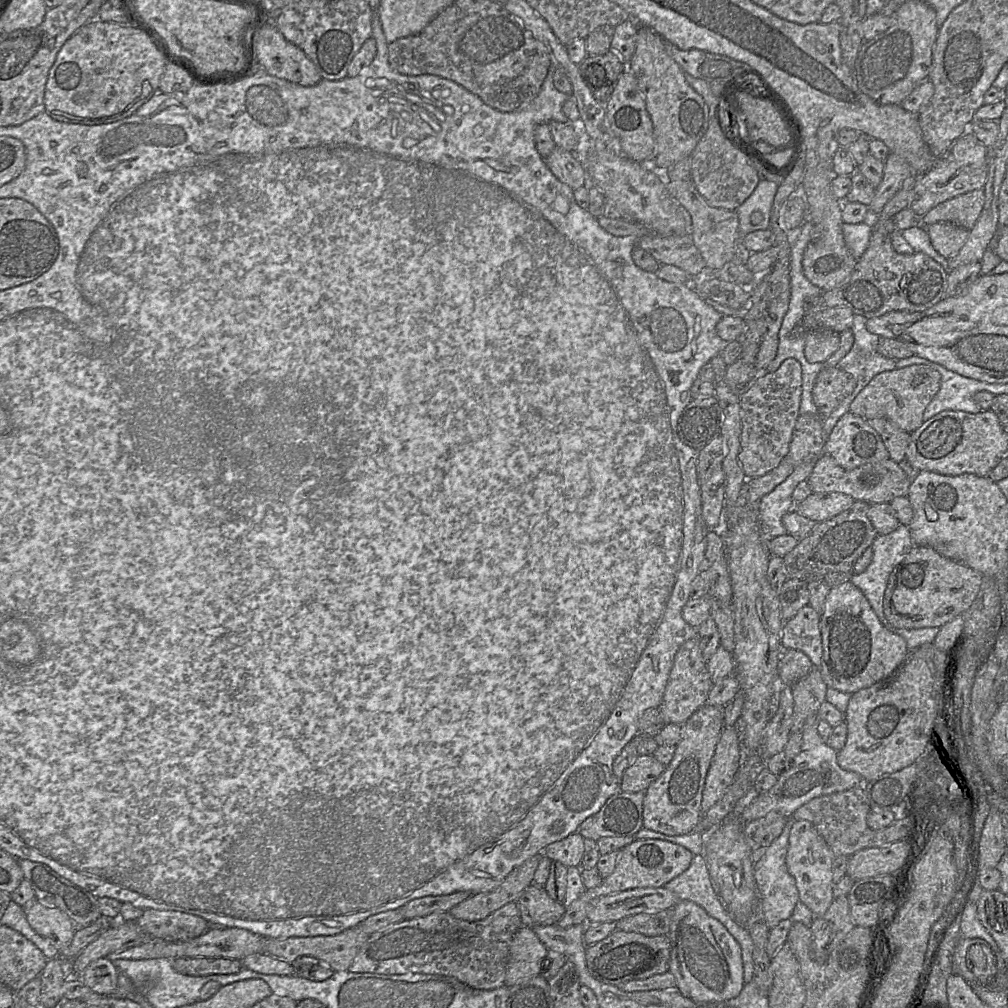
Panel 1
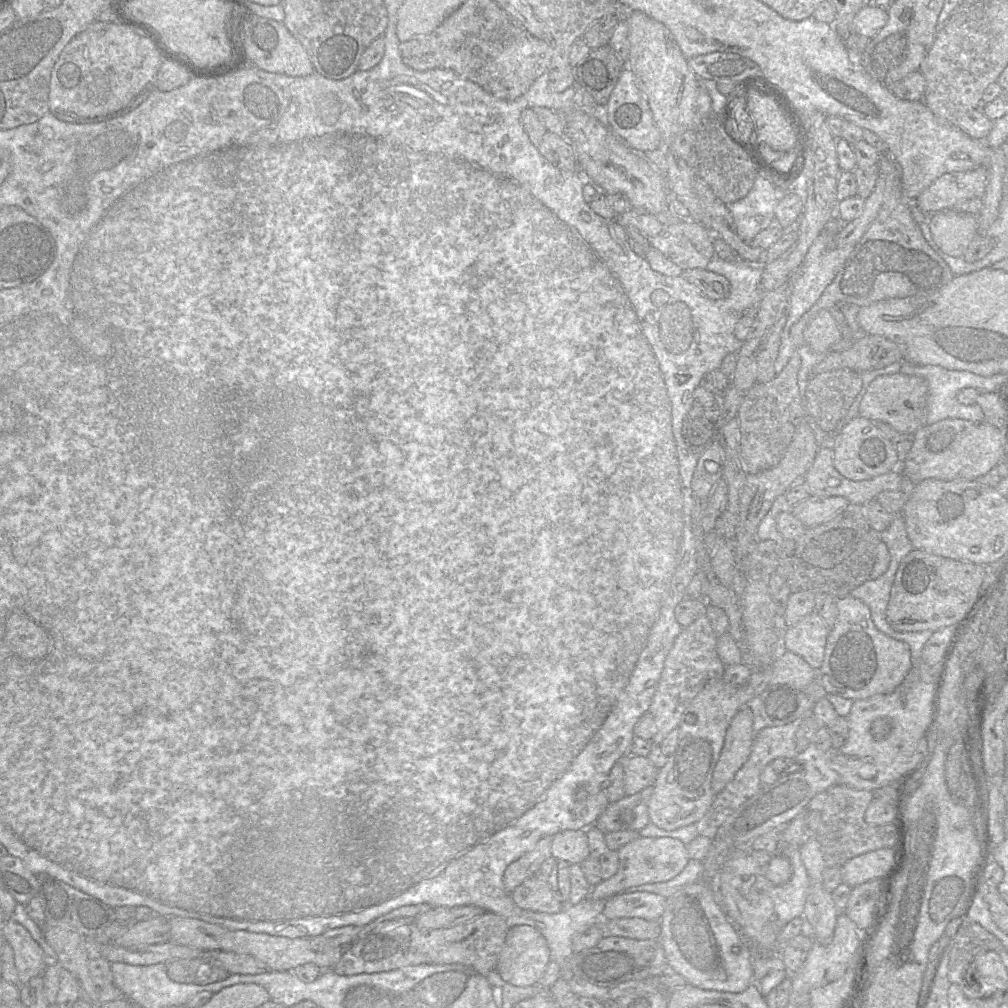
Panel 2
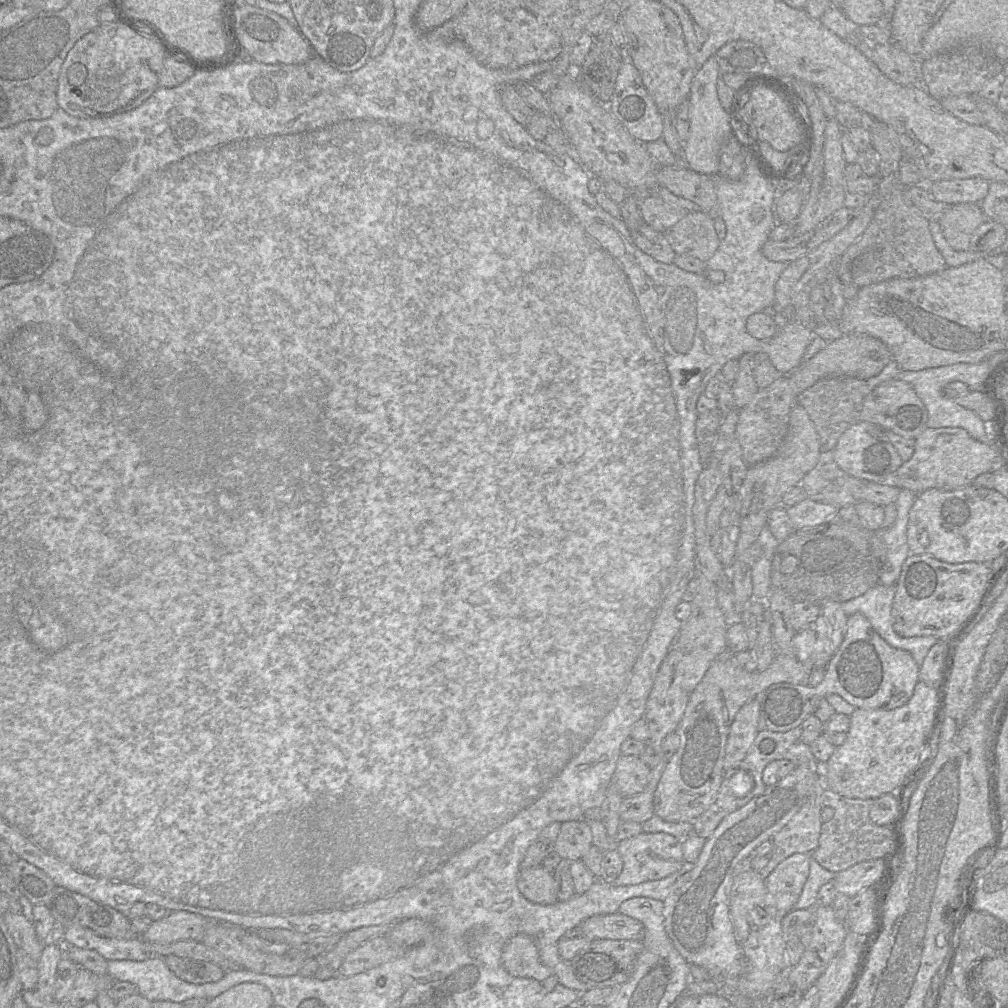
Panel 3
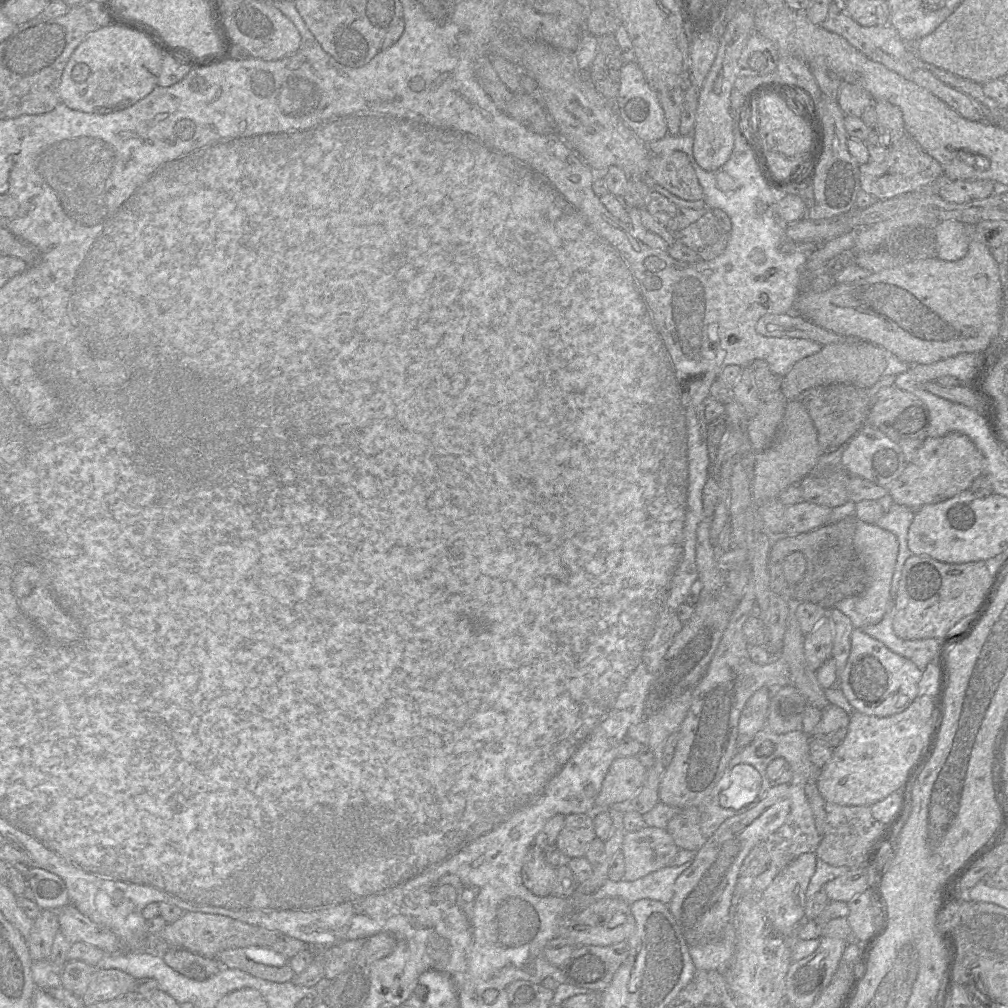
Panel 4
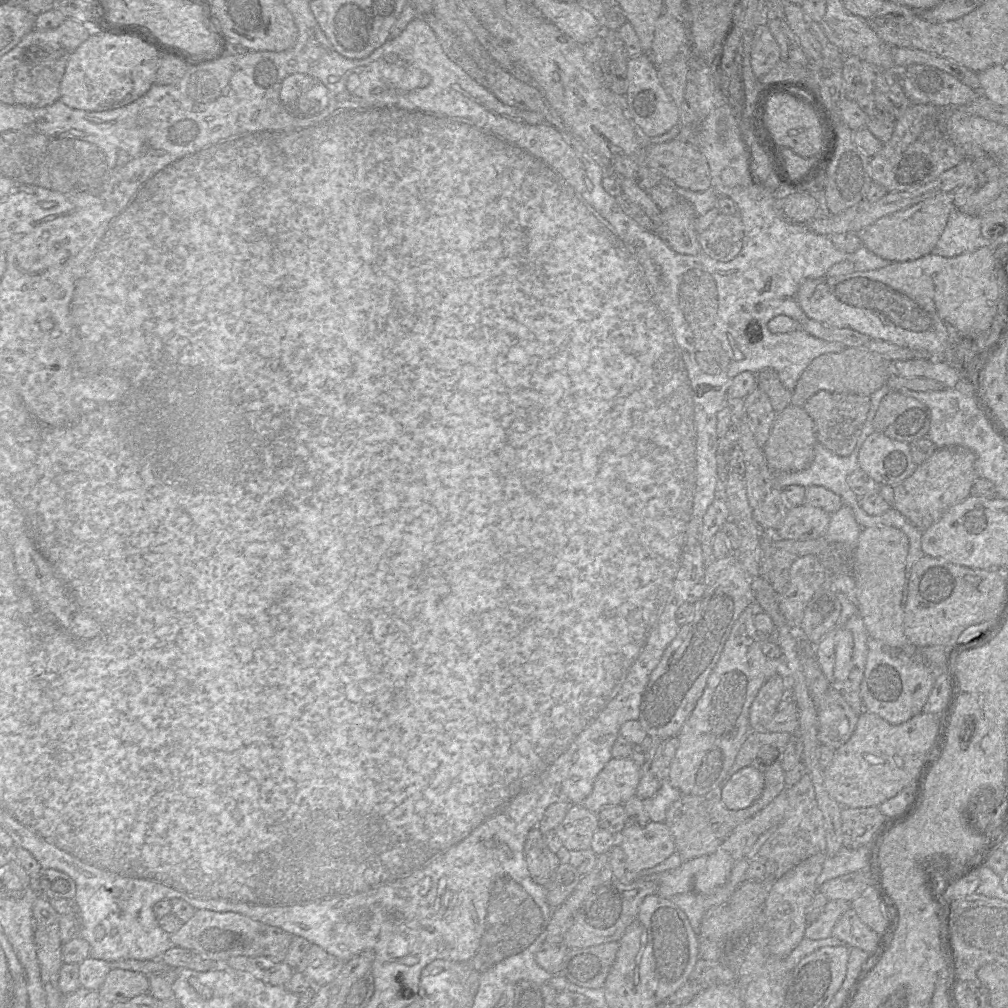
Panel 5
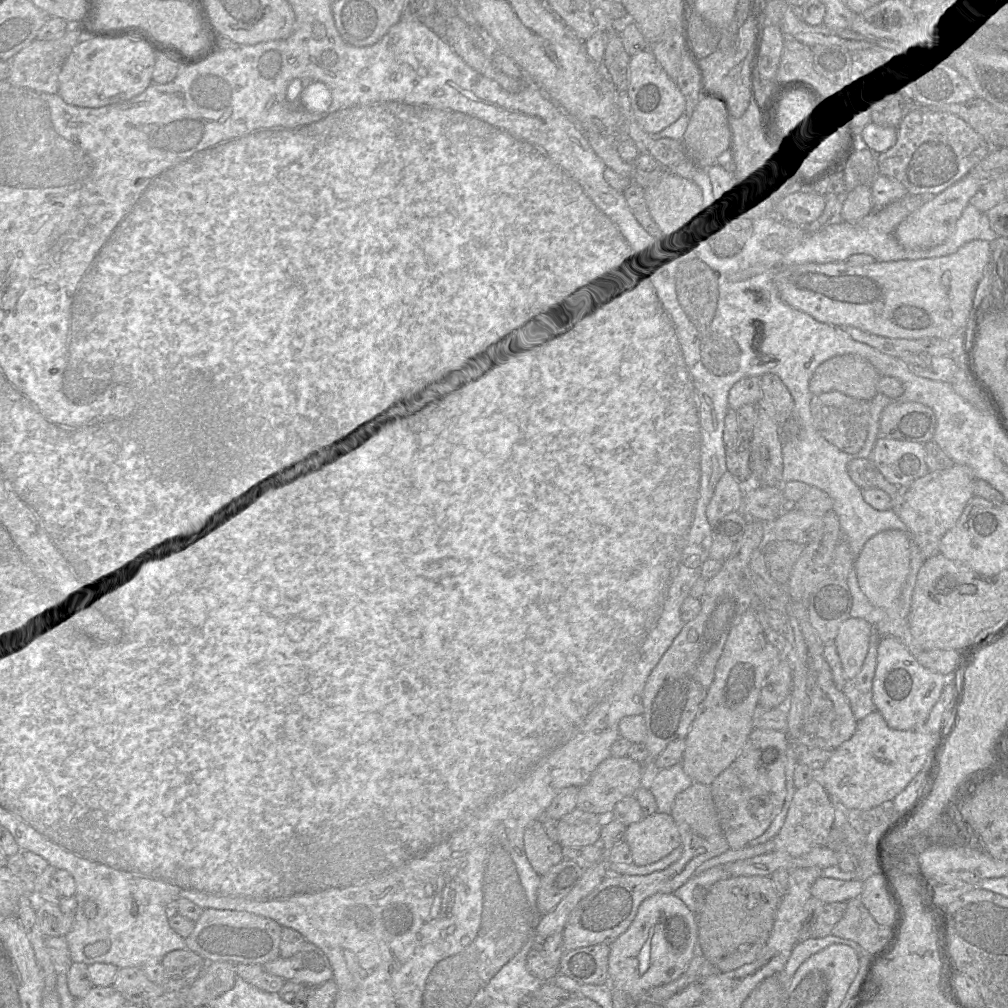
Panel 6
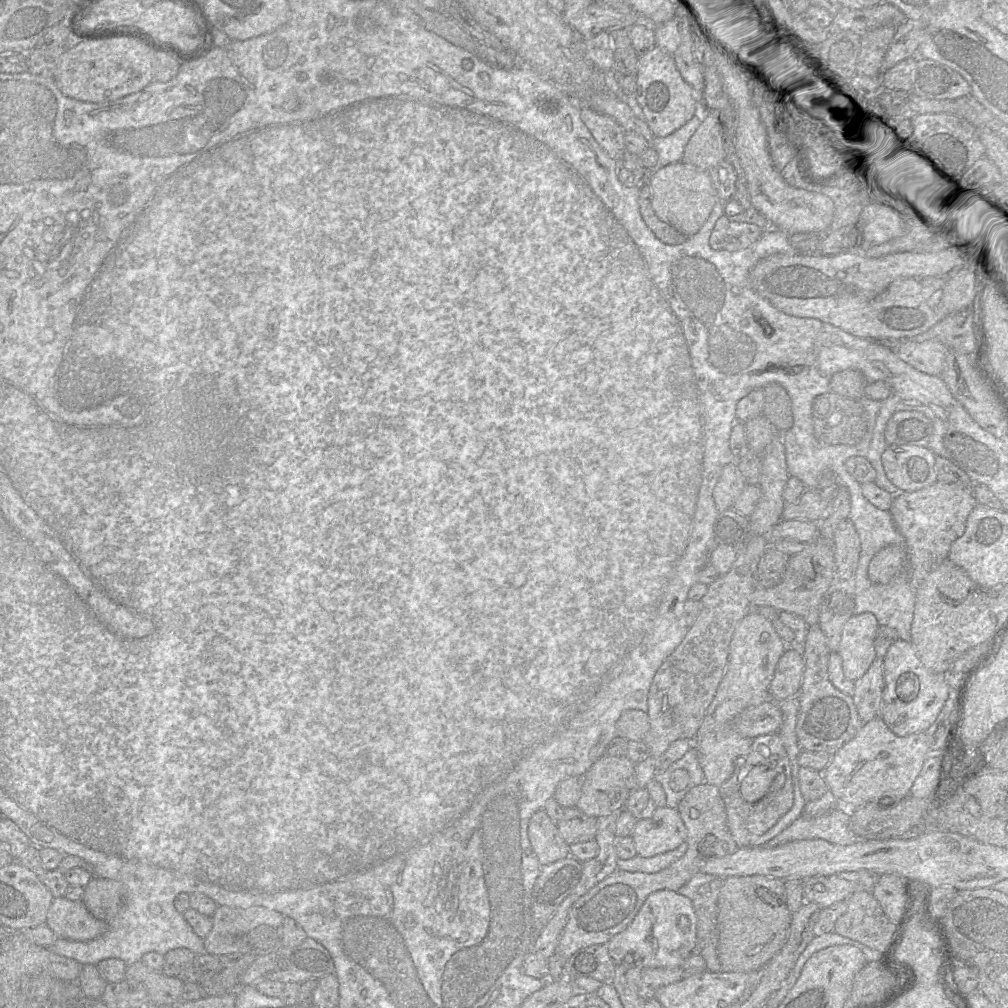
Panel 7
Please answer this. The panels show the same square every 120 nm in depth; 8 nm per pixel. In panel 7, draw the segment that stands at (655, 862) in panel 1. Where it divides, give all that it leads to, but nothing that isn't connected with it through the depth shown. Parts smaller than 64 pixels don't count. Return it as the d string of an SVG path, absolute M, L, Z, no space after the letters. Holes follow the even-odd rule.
M664 806L657 807L651 817L638 820L631 837L637 855L649 858L685 843L687 830L678 810Z

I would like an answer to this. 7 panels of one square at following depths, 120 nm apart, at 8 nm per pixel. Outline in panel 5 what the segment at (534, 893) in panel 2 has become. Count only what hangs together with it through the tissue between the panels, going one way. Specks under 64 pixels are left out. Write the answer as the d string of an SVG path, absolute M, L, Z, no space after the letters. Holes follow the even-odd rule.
M538 826L532 828L527 835L524 855L532 880L541 886L548 886L560 861L557 854L548 848L545 835Z

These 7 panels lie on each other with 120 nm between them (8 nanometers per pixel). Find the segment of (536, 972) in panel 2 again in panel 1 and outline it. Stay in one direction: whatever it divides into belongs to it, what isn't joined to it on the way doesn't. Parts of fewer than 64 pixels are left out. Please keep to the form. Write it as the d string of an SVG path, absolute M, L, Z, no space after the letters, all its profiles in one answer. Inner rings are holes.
M521 926L514 934L506 966L505 986L511 987L540 975L548 949L532 928Z

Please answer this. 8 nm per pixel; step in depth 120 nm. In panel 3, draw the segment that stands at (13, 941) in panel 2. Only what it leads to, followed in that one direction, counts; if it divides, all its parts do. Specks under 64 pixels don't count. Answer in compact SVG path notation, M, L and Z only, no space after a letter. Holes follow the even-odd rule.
M6 912L3 921L18 948L24 950L32 960L38 962L44 943L35 932L33 922L21 914Z

